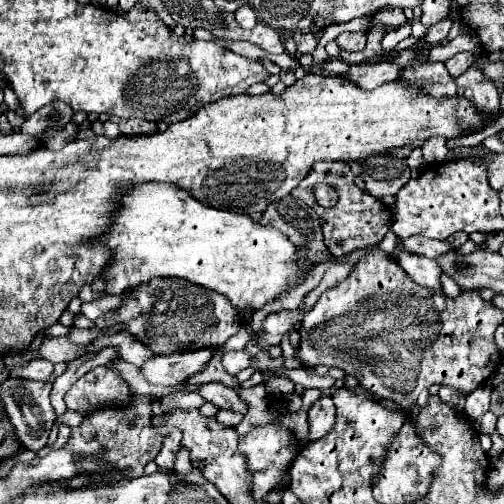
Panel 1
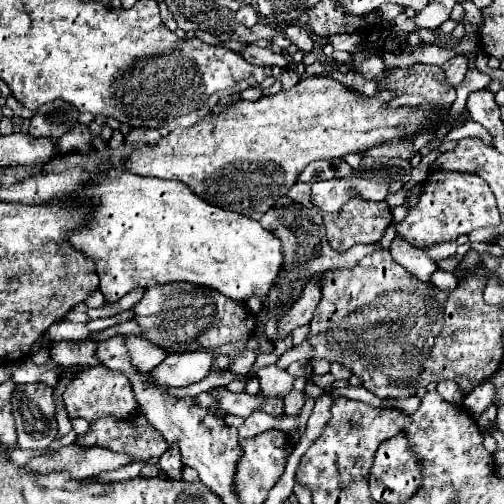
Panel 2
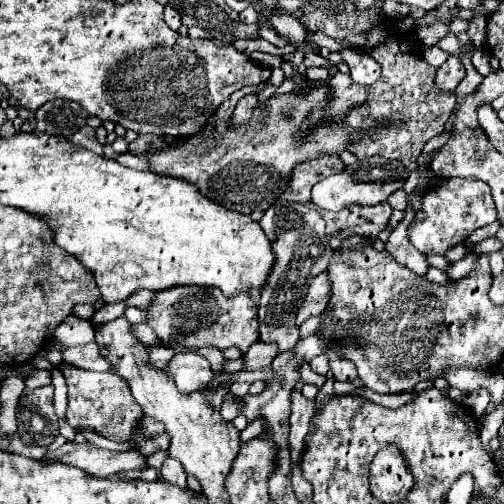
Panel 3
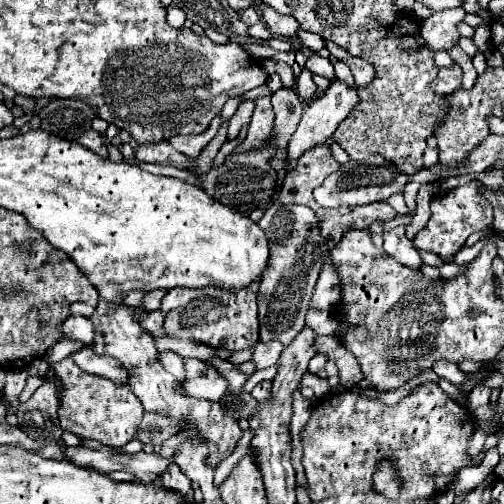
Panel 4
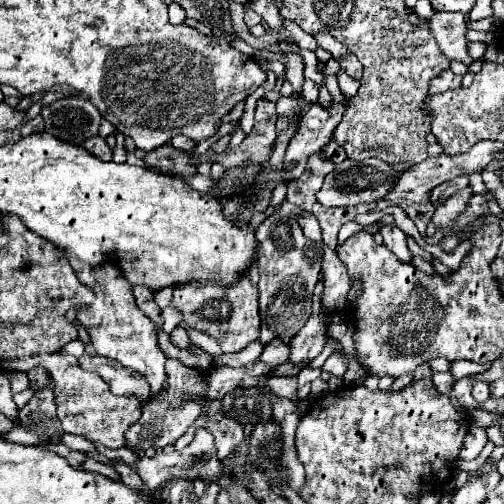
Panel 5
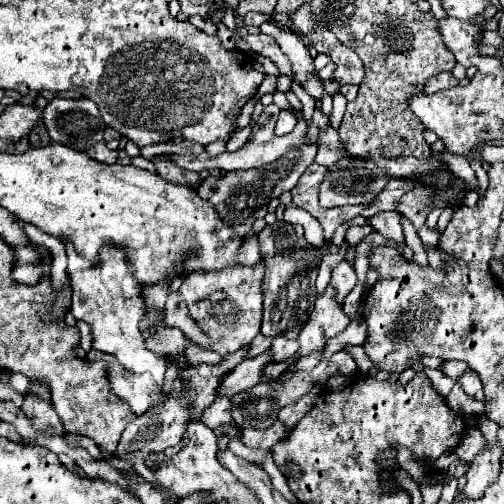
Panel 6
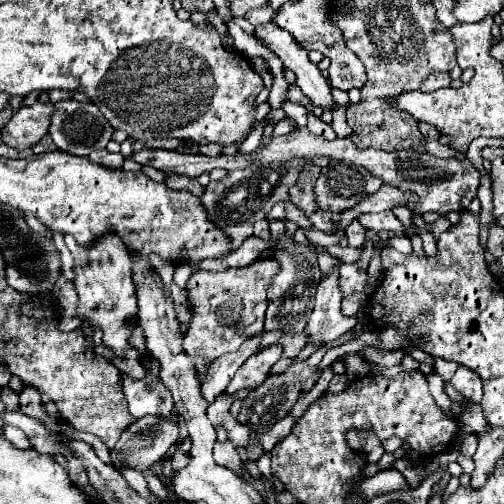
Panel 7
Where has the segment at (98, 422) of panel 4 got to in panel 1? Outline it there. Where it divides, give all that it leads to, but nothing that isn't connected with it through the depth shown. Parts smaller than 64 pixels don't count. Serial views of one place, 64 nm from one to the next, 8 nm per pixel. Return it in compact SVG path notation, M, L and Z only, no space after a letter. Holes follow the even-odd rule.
M96 366L82 376L82 384L74 384L64 396L66 408L88 416L104 406L126 406L132 392L118 370Z

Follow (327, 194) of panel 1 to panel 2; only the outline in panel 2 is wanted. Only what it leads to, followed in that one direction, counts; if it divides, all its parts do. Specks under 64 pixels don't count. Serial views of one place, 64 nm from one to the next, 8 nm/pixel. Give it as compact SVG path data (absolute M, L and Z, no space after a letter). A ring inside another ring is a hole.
M362 158L360 166L352 170L350 176L312 184L312 204L324 212L338 212L352 198L362 198L366 202L382 202L388 194L394 194L408 184L410 170L410 162L400 158Z

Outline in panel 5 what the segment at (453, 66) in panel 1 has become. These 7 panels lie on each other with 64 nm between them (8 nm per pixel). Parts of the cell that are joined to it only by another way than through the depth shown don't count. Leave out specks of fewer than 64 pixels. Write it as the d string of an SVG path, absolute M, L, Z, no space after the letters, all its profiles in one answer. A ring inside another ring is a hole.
M446 70L442 74L438 74L436 78L430 80L428 84L428 94L438 94L438 92L446 92L452 88L460 88L462 86L462 76L454 74L452 70Z

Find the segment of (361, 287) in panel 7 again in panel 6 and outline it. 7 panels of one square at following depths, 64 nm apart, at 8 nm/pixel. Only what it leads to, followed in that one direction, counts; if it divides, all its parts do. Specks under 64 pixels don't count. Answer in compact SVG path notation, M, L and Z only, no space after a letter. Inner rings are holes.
M342 262L342 264L338 264L338 266L332 270L330 284L336 288L336 298L338 298L338 302L344 302L344 298L350 294L350 290L356 286L356 282L358 282L358 276L356 276L352 264Z

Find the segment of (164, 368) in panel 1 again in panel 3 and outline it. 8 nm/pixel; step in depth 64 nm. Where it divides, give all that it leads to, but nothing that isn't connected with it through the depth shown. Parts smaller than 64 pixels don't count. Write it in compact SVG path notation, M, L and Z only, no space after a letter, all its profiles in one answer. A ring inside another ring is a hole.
M176 352L168 368L164 370L170 378L174 378L176 386L182 394L192 392L210 392L212 380L216 378L216 372L208 364L206 358L194 352Z

